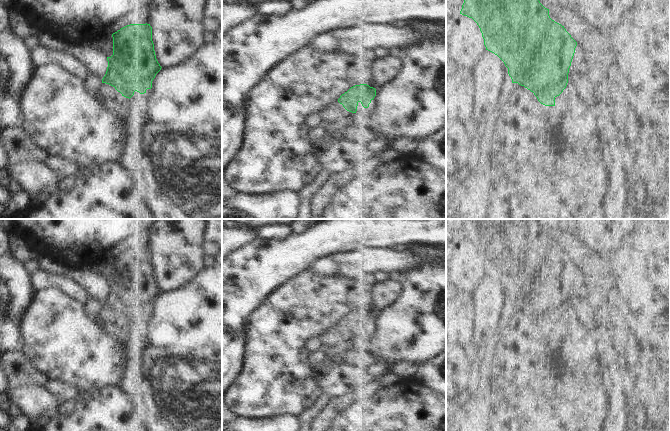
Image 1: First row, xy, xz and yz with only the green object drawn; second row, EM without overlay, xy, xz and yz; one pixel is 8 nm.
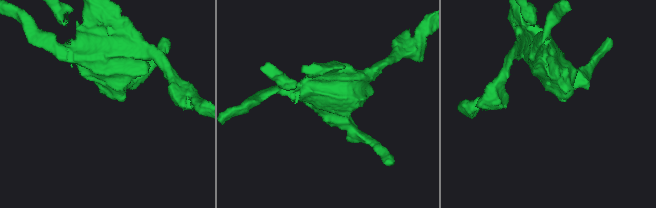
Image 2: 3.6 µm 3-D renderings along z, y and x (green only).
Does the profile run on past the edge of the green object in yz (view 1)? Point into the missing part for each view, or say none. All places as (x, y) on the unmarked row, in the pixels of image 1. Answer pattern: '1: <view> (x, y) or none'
1: none

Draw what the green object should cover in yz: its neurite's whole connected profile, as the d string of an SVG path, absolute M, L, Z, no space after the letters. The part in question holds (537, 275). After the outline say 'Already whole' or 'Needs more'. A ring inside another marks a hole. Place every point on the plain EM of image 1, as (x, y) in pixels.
M464 219L460 238L477 247L486 274L504 286L512 307L533 316L541 328L555 330L555 322L567 310L577 266L550 242L538 219Z. Already whole.

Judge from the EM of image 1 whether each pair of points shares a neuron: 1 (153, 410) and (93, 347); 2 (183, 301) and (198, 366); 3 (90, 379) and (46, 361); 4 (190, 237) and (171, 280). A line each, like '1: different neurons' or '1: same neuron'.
1: different neurons
2: same neuron
3: same neuron
4: same neuron

